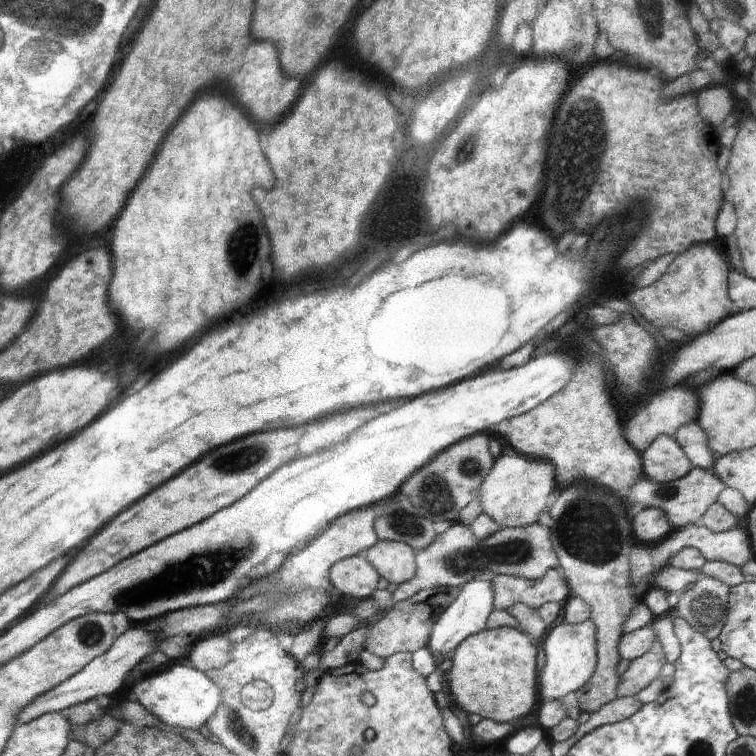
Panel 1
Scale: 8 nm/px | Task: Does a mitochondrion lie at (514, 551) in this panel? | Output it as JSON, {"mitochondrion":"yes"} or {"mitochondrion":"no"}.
{"mitochondrion":"yes"}

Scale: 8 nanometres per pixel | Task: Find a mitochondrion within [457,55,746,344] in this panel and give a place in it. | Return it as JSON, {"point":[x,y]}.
{"point":[576,164]}

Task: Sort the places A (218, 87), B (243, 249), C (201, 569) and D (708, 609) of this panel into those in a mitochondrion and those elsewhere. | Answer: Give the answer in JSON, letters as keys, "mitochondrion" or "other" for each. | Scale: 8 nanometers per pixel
{"A":"other","B":"mitochondrion","C":"mitochondrion","D":"mitochondrion"}

